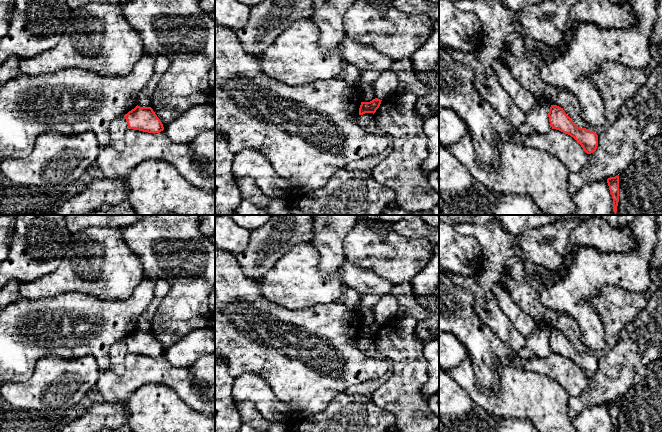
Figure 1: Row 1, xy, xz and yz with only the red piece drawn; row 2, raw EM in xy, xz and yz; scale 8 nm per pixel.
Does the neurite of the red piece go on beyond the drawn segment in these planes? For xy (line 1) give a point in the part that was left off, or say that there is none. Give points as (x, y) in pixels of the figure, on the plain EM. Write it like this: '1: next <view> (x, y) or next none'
1: next none

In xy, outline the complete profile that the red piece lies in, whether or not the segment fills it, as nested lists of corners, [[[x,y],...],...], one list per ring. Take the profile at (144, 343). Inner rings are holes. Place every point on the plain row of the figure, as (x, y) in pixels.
[[[136,330],[124,339],[128,352],[148,357],[164,354],[163,348],[151,331]]]

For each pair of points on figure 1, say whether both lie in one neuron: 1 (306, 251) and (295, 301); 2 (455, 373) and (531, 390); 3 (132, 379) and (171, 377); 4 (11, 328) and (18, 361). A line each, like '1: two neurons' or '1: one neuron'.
1: one neuron
2: one neuron
3: one neuron
4: one neuron

